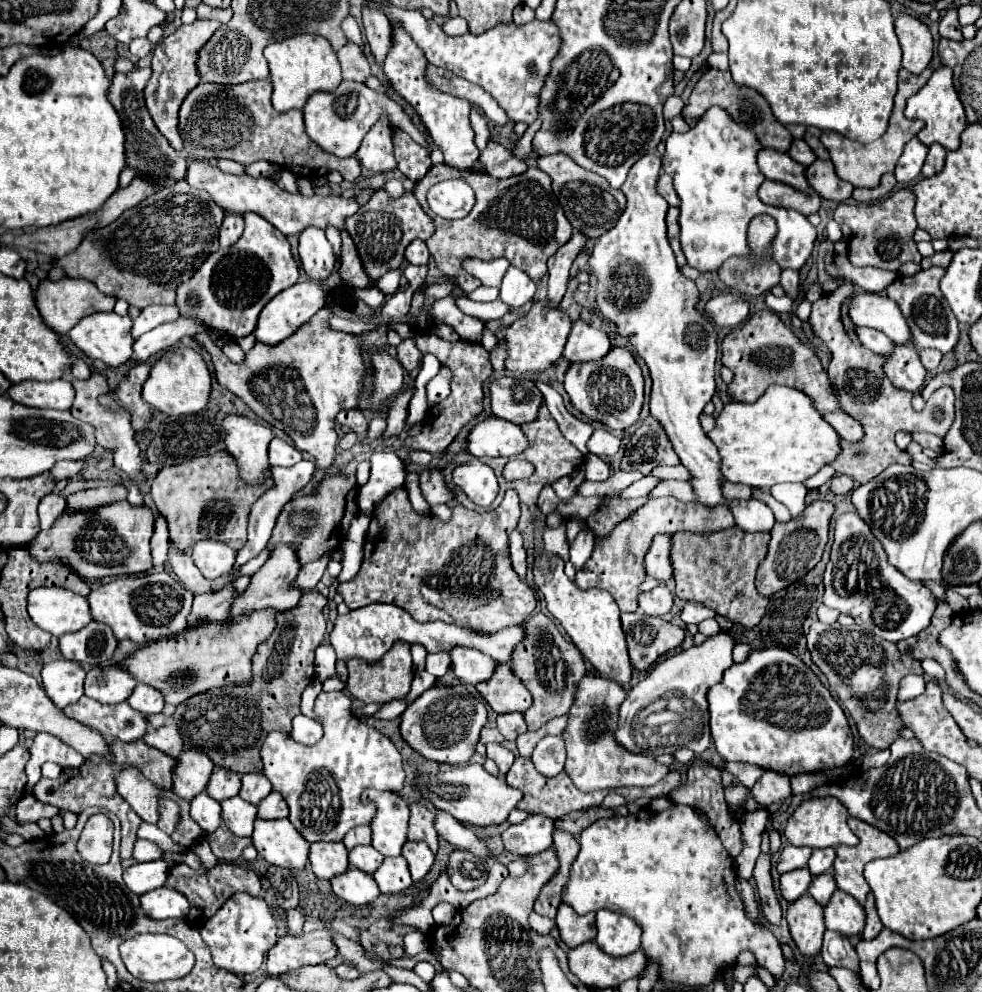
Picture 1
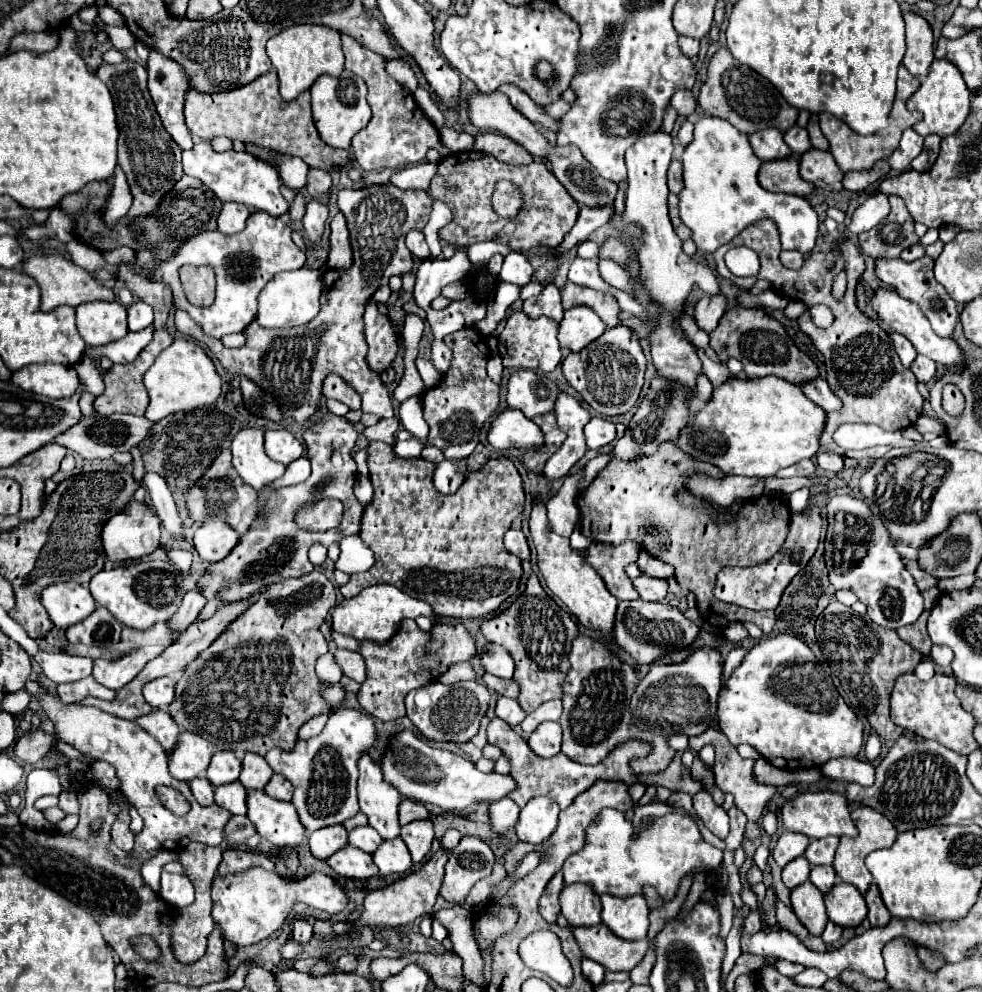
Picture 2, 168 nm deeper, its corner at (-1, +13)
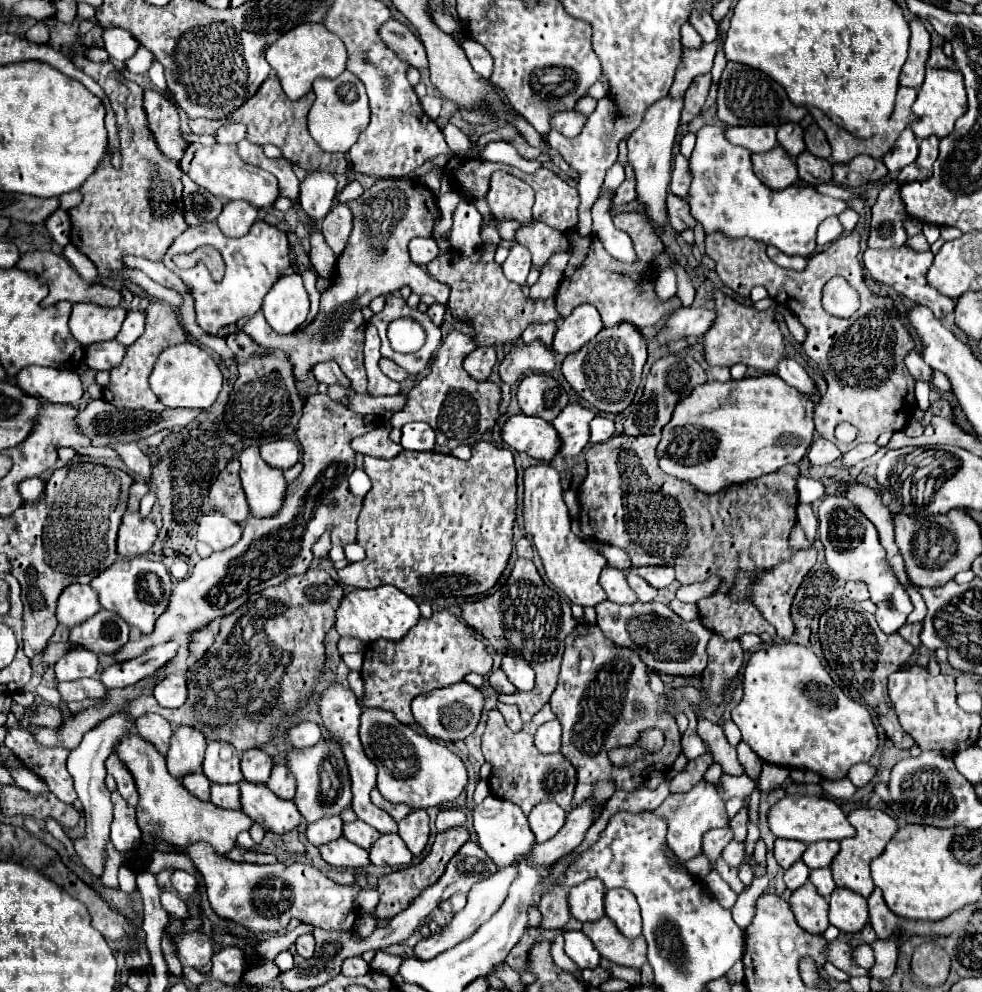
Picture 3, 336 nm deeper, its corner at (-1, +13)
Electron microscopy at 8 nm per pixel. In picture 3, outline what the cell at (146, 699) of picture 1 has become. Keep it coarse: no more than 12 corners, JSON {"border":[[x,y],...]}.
{"border":[[171,674],[155,686],[153,696],[165,708],[187,700],[187,678]]}

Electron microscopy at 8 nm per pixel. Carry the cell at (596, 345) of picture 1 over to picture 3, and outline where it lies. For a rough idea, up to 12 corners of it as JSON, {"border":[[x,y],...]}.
{"border":[[591,304],[577,306],[559,326],[555,354],[581,350],[603,328]]}

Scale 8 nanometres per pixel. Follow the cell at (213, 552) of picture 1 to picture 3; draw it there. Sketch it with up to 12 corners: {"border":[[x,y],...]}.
{"border":[[221,512],[203,516],[197,540],[215,552],[237,544],[241,524]]}

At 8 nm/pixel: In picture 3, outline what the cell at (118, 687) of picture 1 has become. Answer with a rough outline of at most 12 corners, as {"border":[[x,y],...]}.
{"border":[[177,642],[101,670],[107,688],[127,688],[163,668]]}

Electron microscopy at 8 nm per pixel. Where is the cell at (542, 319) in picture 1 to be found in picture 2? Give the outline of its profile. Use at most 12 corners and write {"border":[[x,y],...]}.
{"border":[[523,310],[499,334],[503,366],[555,370],[559,322]]}

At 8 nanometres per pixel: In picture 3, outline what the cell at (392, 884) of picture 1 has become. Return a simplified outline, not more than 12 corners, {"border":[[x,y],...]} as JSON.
{"border":[[381,834],[369,850],[375,866],[407,866],[411,852],[397,834]]}

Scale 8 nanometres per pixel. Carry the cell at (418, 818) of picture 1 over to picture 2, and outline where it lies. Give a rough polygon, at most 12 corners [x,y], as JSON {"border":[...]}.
{"border":[[403,798],[399,822],[429,818],[425,804]]}

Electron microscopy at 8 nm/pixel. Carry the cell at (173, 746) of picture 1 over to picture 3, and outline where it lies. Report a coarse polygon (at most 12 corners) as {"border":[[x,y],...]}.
{"border":[[159,714],[137,718],[137,734],[167,756],[173,726]]}

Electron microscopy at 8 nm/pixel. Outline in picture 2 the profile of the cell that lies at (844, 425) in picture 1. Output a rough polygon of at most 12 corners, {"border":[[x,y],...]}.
{"border":[[823,378],[807,382],[805,396],[825,412],[839,412],[843,404]]}

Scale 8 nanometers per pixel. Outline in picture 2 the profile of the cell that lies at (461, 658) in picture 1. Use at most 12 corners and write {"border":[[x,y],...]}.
{"border":[[503,646],[479,654],[485,672],[511,678],[515,664]]}

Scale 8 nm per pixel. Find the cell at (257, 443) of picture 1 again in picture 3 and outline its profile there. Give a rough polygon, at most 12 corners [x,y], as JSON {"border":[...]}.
{"border":[[239,456],[241,482],[253,518],[283,508],[287,482],[259,456]]}

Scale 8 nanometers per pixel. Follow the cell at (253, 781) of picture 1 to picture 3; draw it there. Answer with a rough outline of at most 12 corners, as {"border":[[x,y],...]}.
{"border":[[259,748],[241,752],[245,780],[265,784],[273,760]]}

